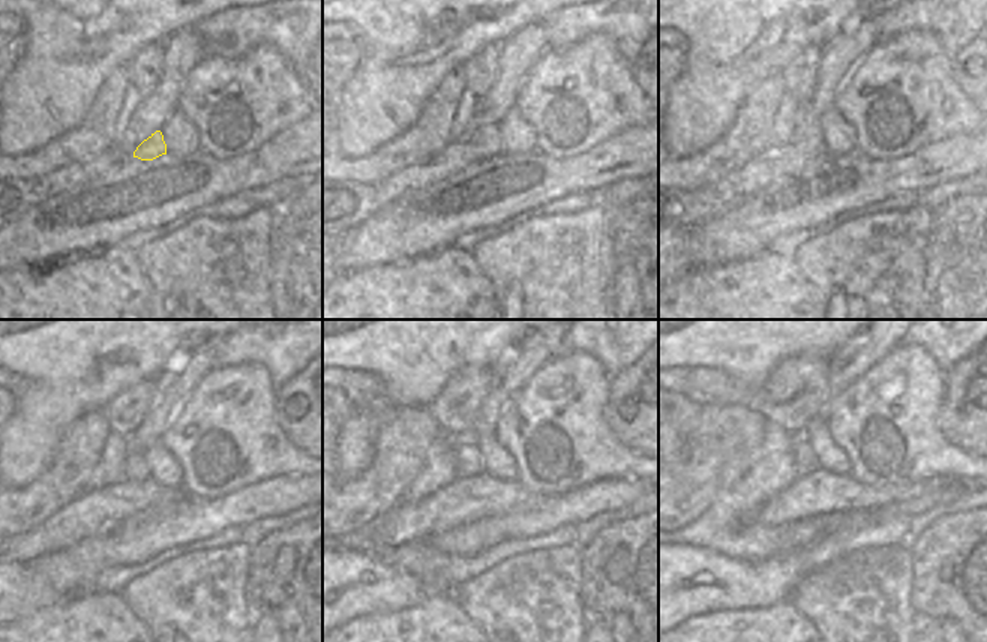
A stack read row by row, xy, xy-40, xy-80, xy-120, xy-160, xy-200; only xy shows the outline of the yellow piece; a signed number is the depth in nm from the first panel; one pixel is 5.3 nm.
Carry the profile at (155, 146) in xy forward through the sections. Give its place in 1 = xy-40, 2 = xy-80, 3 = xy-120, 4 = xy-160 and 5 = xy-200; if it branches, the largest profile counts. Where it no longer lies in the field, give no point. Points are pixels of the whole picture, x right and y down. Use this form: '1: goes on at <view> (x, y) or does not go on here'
1: goes on at xy-40 (488, 143)
2: goes on at xy-80 (810, 137)
3: goes on at xy-120 (135, 467)
4: goes on at xy-160 (470, 462)
5: goes on at xy-200 (804, 459)

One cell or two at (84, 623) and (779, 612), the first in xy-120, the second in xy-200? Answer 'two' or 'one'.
one

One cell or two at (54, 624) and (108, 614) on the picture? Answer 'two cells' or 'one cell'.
one cell

